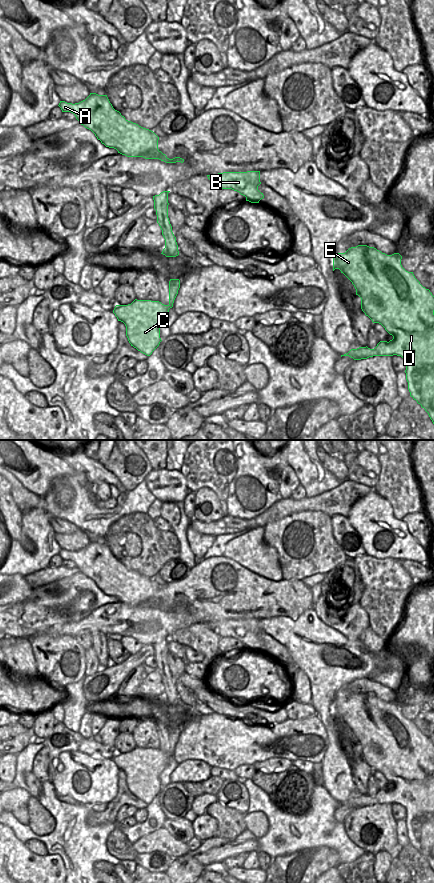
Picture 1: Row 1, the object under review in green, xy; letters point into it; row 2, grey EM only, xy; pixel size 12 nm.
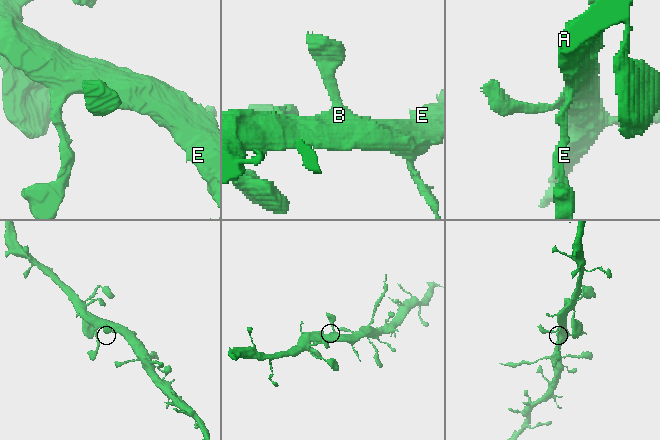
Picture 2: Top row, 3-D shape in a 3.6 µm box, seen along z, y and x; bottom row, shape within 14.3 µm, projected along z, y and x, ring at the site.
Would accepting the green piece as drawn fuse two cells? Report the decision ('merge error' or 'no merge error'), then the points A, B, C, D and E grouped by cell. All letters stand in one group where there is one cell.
no merge error; groups A B C D E

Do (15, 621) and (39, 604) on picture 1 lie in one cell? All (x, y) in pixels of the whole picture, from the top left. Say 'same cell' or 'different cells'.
same cell

